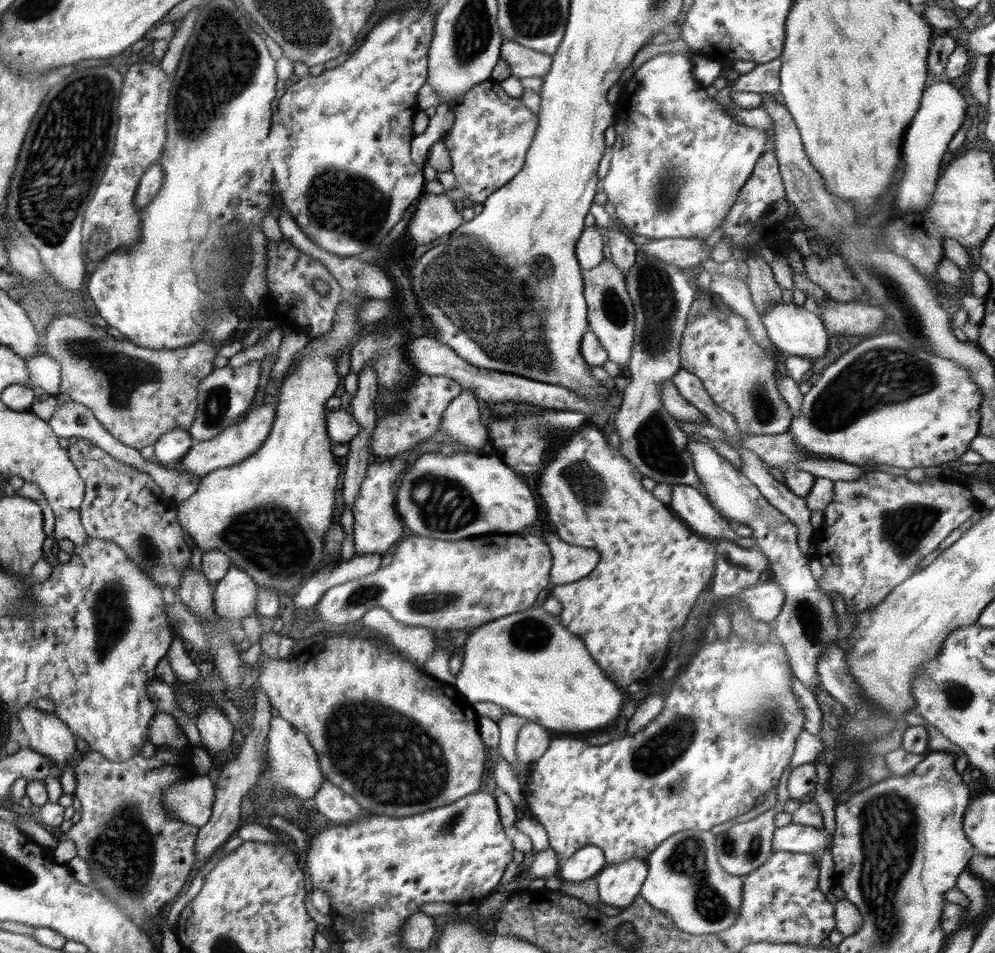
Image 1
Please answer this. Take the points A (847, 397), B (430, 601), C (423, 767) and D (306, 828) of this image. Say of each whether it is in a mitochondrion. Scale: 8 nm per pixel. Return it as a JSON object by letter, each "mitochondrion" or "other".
{"A":"mitochondrion","B":"mitochondrion","C":"mitochondrion","D":"other"}

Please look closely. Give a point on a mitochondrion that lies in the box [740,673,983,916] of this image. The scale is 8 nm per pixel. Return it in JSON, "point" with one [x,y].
{"point":[958,697]}

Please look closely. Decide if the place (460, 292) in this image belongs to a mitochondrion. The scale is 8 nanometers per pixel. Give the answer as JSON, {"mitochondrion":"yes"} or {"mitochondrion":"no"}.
{"mitochondrion":"yes"}

